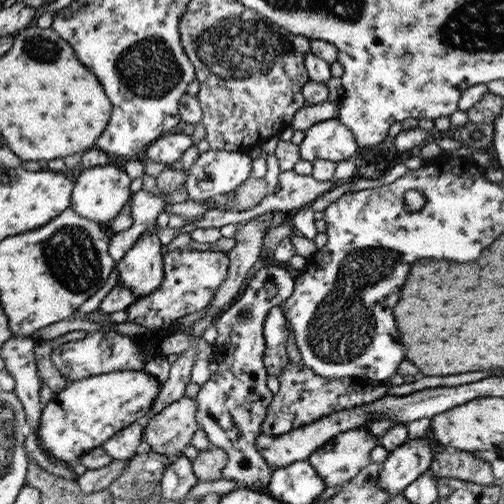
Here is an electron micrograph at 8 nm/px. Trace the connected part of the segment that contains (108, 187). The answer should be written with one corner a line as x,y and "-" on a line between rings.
110,164
84,169
76,180
72,195
71,195
71,210
76,212
81,218
86,218
100,226
110,225
122,208
128,204
130,198
130,185
133,180
116,166

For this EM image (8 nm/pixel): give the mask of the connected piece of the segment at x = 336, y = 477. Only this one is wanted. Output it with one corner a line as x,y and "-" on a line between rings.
356,428
336,434
306,461
318,471
327,487
340,487
370,464
370,454
378,445
379,438
369,430

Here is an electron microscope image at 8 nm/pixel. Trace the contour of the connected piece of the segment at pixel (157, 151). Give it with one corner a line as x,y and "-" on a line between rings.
173,131
164,134
146,150
146,158
150,161
172,165
182,159
184,152
190,149
195,139
184,133

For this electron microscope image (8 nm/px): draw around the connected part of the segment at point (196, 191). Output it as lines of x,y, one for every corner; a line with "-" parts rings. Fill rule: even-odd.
208,150
188,171
188,200
201,201
236,191
251,177
253,159
242,152

